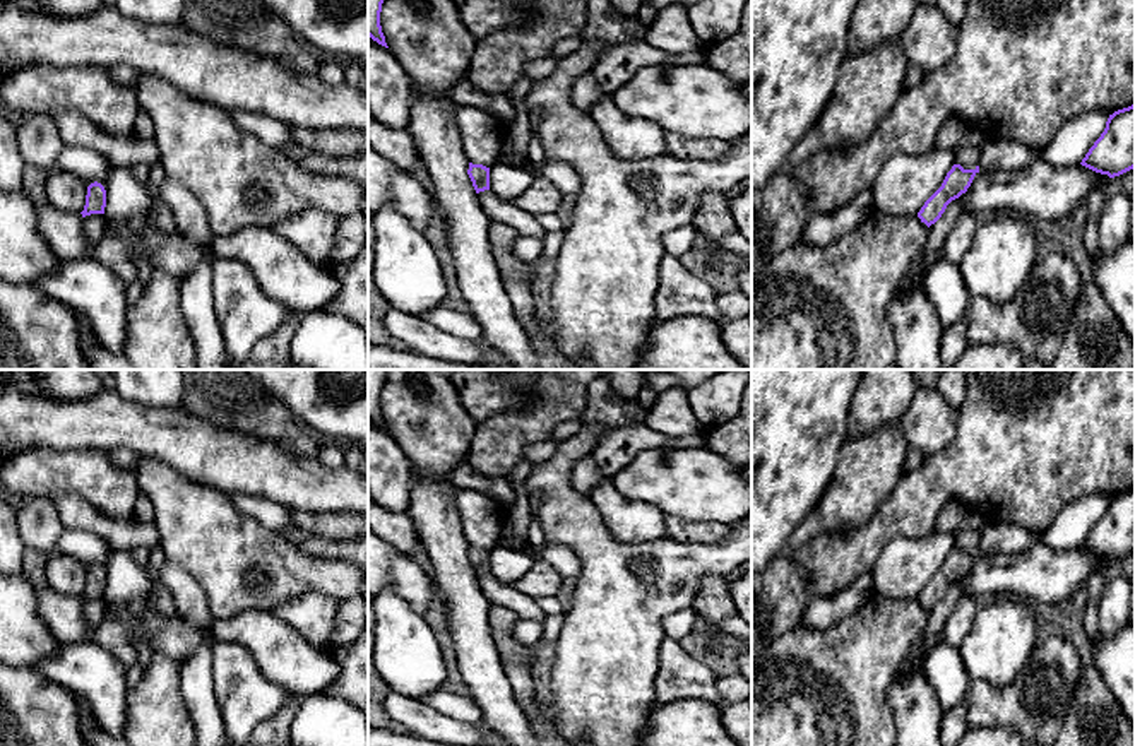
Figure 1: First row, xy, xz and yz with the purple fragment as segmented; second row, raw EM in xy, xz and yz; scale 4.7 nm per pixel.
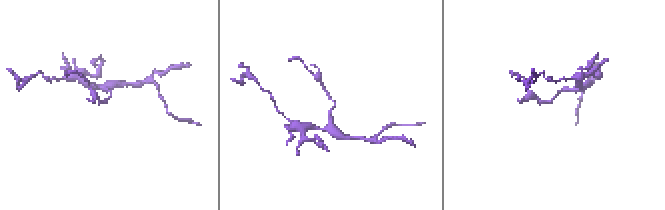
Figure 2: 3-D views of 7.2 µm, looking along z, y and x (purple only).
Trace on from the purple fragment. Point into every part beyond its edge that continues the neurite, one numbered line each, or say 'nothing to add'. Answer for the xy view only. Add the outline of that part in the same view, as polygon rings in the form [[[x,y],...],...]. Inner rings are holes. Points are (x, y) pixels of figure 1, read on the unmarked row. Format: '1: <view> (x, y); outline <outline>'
nothing to add

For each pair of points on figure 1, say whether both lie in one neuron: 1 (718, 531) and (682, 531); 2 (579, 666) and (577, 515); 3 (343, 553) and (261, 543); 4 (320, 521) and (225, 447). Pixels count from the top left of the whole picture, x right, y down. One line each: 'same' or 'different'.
1: same
2: same
3: different
4: different

